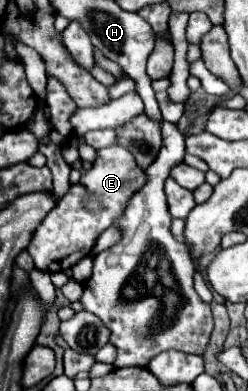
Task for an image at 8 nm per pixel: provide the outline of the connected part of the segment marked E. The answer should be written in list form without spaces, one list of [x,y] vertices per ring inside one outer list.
[[[115,144],[99,150],[99,158],[93,162],[93,168],[85,172],[75,186],[71,186],[71,190],[35,228],[27,246],[27,252],[35,260],[35,268],[57,272],[77,264],[85,254],[91,252],[99,234],[113,224],[113,220],[123,212],[127,198],[139,190],[143,182],[145,172],[137,166],[133,154],[125,146]]]

